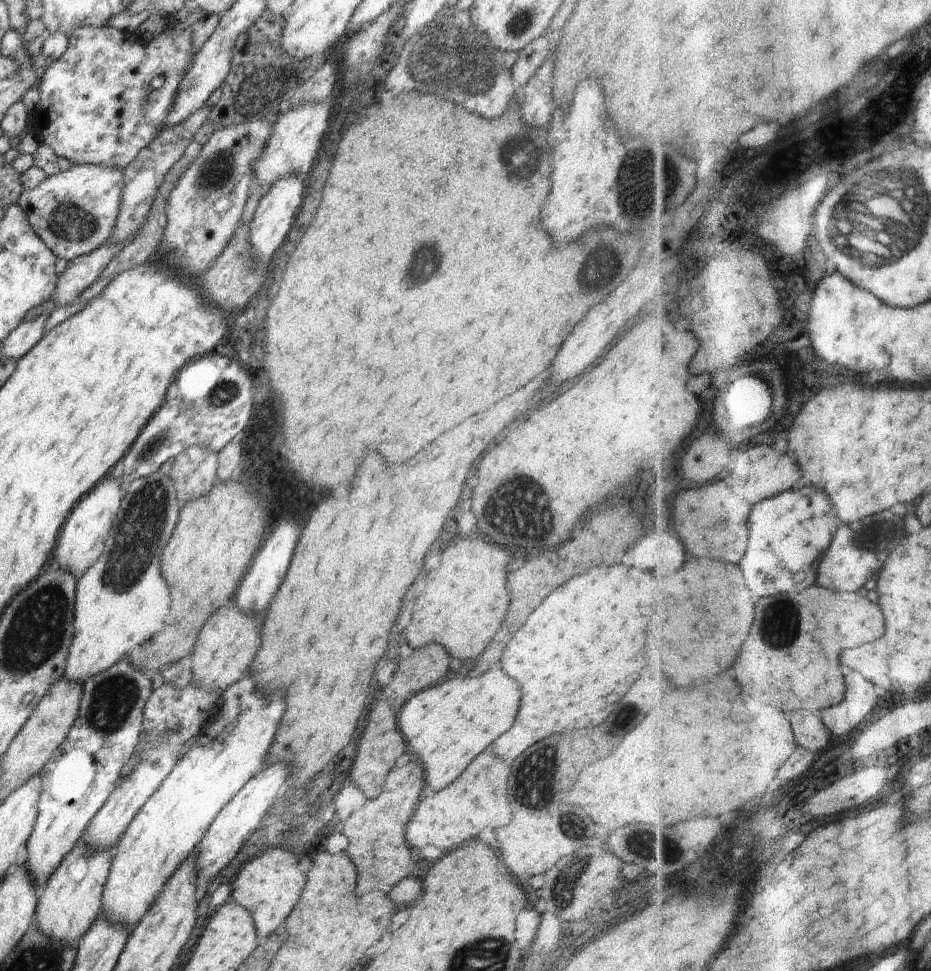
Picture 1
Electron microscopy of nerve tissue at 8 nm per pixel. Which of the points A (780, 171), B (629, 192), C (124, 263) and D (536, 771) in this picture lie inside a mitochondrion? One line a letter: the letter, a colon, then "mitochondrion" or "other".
A: other
B: mitochondrion
C: other
D: mitochondrion

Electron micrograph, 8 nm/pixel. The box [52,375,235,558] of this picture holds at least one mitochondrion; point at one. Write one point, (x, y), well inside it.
(160, 440)

